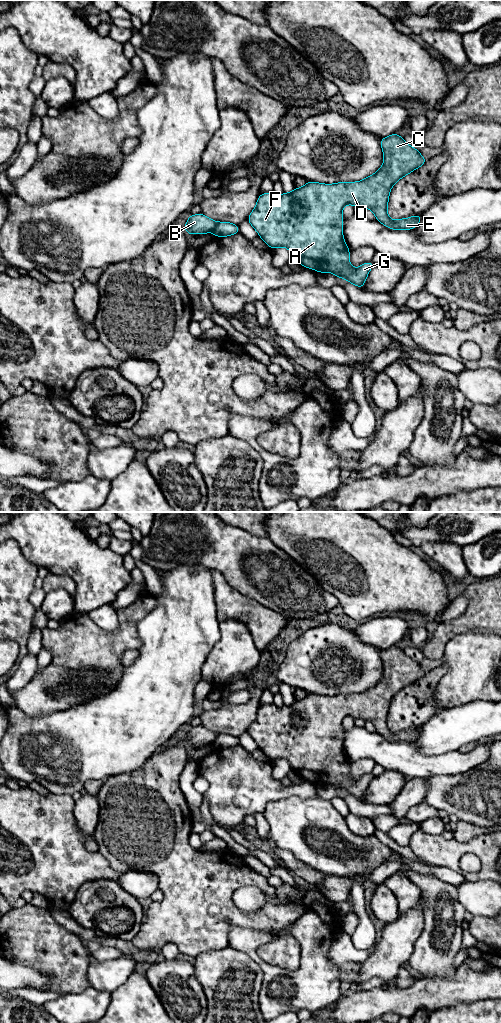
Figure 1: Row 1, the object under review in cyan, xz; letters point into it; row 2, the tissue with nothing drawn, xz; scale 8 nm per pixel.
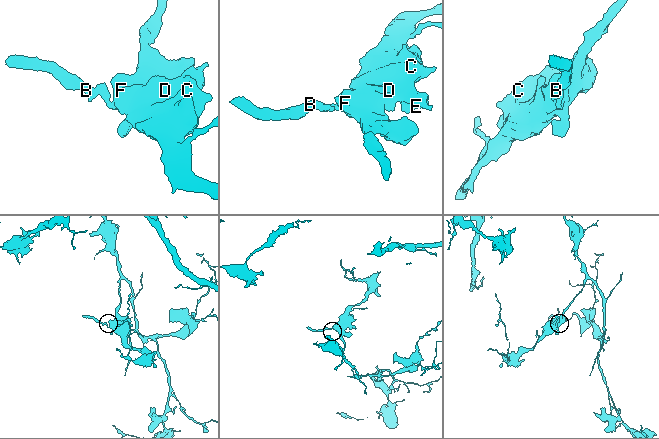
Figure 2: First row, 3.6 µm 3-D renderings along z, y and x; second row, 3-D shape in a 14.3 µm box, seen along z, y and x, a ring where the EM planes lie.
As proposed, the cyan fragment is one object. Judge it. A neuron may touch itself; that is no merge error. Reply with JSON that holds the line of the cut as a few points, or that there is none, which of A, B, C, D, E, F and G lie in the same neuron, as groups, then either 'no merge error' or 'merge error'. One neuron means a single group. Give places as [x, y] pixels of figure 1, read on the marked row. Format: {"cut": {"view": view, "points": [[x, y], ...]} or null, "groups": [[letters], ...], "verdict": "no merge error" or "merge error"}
{"cut": {"view": "xz", "points": [[217, 222], [211, 231]]}, "groups": [["A", "C", "D", "E", "F", "G"], ["B"]], "verdict": "merge error"}

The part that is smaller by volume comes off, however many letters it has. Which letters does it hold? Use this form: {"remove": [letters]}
{"remove": ["B"]}

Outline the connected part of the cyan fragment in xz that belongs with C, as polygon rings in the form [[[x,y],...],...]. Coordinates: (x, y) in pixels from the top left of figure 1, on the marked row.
[[[397,133],[381,138],[380,144],[384,161],[382,167],[373,175],[359,182],[322,184],[308,181],[303,187],[295,188],[290,193],[260,194],[256,207],[248,216],[248,222],[270,248],[288,248],[293,258],[304,268],[314,269],[318,273],[331,272],[362,288],[368,273],[375,264],[370,261],[359,268],[353,268],[350,265],[350,249],[343,238],[343,207],[351,204],[354,207],[371,209],[377,221],[394,230],[414,229],[422,218],[422,214],[419,214],[406,219],[391,220],[387,214],[387,205],[392,186],[428,160],[421,156],[419,150],[408,145]]]

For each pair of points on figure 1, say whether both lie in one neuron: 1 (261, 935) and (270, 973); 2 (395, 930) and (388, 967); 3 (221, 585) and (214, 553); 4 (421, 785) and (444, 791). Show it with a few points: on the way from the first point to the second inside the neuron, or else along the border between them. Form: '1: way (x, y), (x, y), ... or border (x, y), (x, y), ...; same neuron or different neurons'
1: way (253, 944), (253, 955), (262, 964); same neuron
2: way (395, 939), (395, 946), (388, 958); same neuron
3: border (212, 570), (218, 570), (234, 587); different neurons
4: border (428, 778), (427, 793), (422, 801); different neurons

